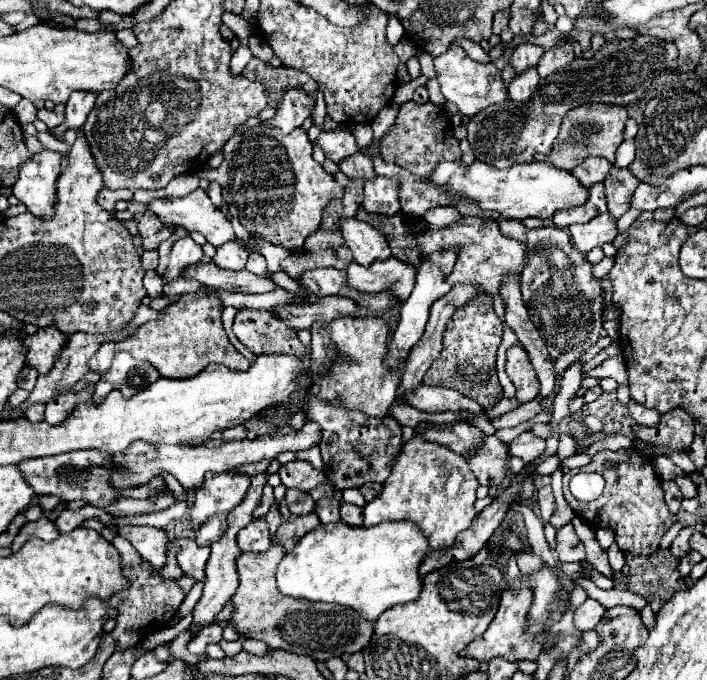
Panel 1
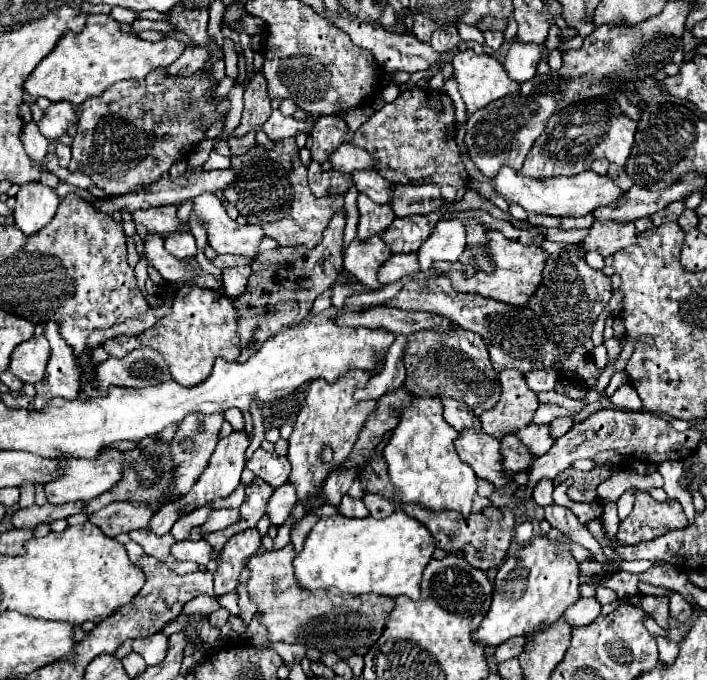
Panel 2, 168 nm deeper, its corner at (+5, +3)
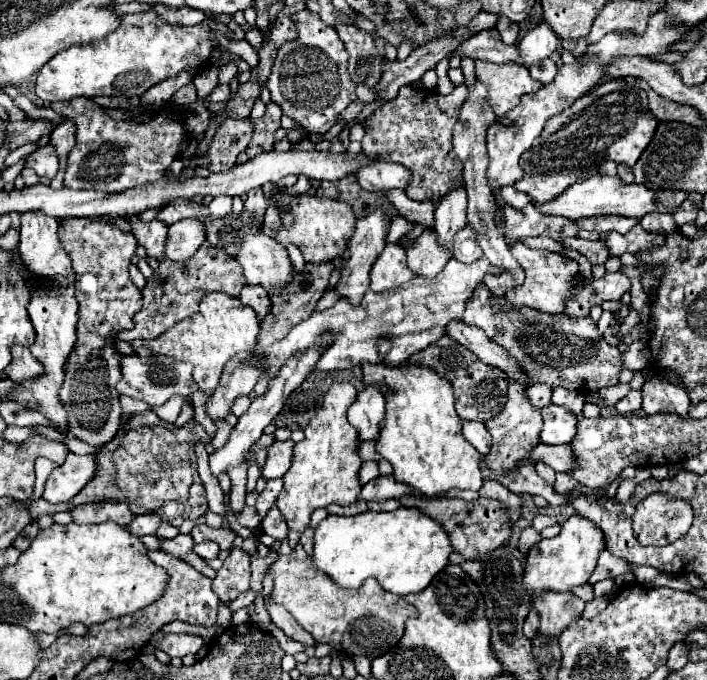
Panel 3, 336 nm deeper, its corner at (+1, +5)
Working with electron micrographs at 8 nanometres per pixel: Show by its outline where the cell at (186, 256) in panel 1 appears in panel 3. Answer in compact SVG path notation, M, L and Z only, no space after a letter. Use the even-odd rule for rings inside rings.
M183 219L169 227L165 241L165 259L185 261L205 243L205 225L199 219Z

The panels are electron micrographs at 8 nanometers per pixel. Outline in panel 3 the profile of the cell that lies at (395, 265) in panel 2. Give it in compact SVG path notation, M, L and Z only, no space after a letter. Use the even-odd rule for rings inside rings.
M425 229L407 249L407 265L421 277L435 277L451 257L453 253L437 243L433 229Z

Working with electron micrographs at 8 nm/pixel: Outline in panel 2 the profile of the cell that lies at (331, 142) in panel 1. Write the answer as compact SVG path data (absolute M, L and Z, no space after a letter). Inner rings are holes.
M351 141L341 143L329 157L331 165L335 171L341 173L353 173L355 169L371 169L373 167L373 159L369 157L369 153L361 147L355 147Z

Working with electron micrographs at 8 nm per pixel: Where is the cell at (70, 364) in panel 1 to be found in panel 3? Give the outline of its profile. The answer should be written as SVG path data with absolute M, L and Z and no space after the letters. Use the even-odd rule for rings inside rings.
M209 243L201 245L199 251L187 259L185 263L169 263L167 259L159 263L159 269L147 279L147 285L141 290L143 306L139 313L135 313L135 327L131 331L123 331L119 339L133 341L133 339L153 339L179 323L185 317L191 317L199 311L199 303L207 293L219 291L237 297L245 287L247 279L241 271L241 265L229 257L223 249L211 247Z

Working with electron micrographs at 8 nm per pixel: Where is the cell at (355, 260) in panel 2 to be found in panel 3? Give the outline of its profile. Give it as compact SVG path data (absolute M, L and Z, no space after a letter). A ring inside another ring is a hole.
M385 245L383 253L377 257L377 263L371 269L371 291L381 293L389 287L397 287L405 281L411 281L413 277L417 277L417 273L413 273L407 267L405 261L405 249L401 245Z

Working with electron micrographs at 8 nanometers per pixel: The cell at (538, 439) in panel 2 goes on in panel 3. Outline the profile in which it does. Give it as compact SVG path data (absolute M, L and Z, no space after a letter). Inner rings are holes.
M551 403L549 407L541 409L541 417L543 417L543 431L541 431L543 443L561 445L573 441L577 433L577 417L571 409Z

